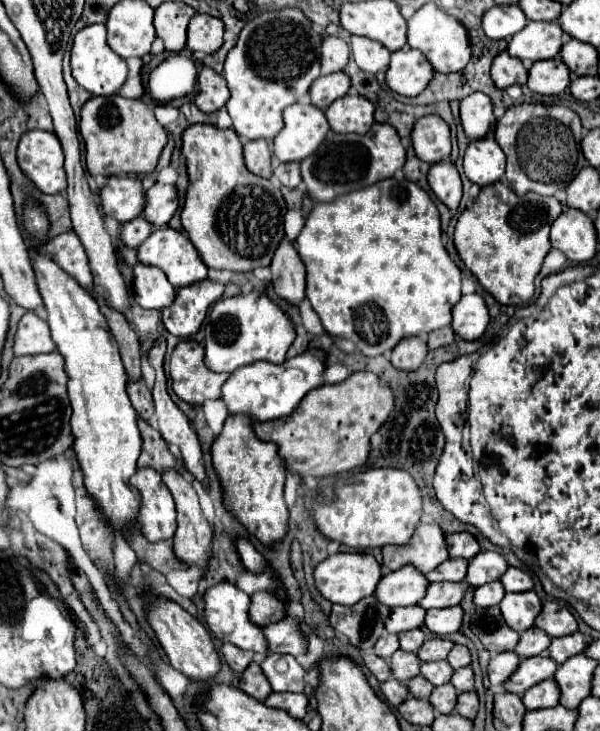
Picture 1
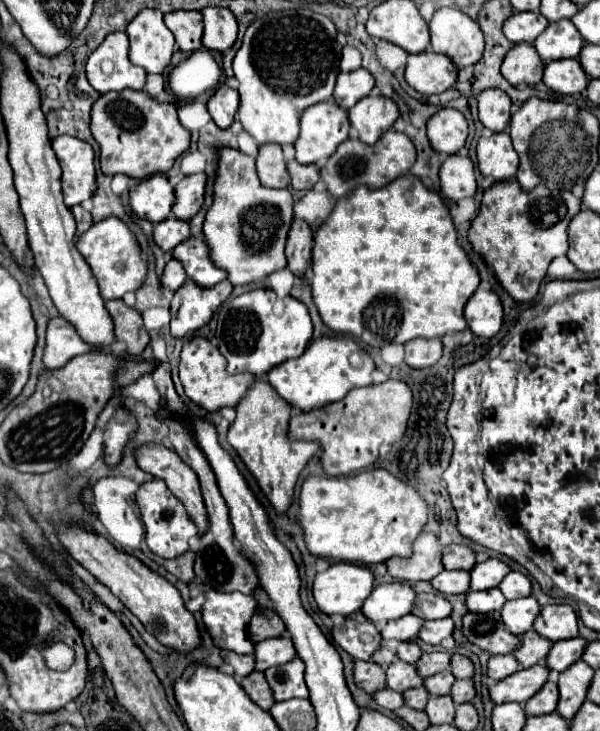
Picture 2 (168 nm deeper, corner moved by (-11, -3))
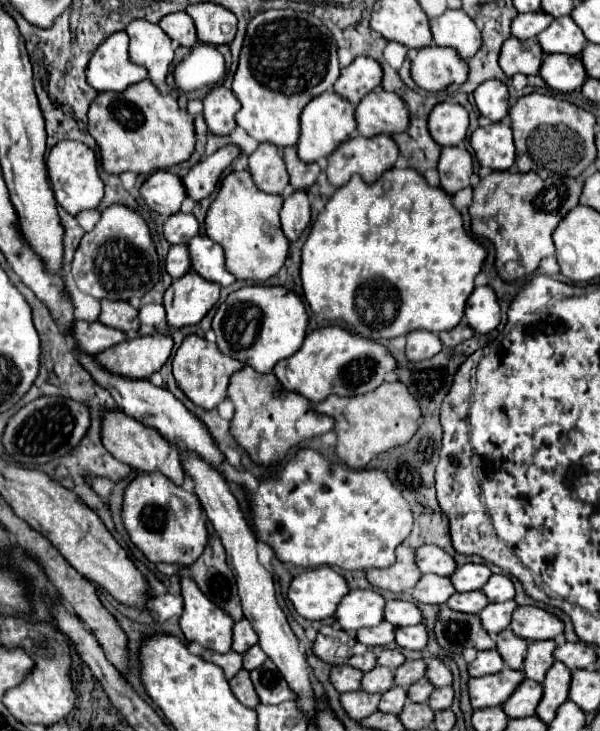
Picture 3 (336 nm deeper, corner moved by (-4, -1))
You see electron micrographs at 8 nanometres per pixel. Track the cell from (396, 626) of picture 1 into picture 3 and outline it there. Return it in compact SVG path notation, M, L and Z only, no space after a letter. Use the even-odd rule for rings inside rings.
M381 622L379 626L357 630L355 638L357 638L357 642L365 644L367 648L379 648L379 646L387 646L395 640L395 628L389 622Z

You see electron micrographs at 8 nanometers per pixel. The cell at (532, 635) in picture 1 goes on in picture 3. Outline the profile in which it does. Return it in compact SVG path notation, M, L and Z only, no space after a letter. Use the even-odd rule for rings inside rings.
M509 628L503 630L503 632L499 632L497 638L495 638L495 642L497 642L497 652L501 650L499 654L501 654L503 662L509 668L519 670L523 666L523 656L525 656L529 644L525 640L521 640L519 636L515 636L513 632L509 632Z

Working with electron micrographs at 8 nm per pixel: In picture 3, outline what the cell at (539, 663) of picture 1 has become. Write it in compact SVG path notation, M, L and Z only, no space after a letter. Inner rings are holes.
M503 668L497 674L491 676L481 676L481 678L469 678L467 688L469 688L469 702L473 708L487 708L487 706L501 706L509 692L513 692L519 682L525 676L517 670Z

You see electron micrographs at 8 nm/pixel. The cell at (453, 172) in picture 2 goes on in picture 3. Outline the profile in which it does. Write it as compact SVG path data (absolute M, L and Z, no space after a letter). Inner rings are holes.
M447 146L441 152L439 158L439 176L441 176L441 188L449 194L459 192L461 188L469 186L469 178L473 174L471 154L467 148L461 146Z

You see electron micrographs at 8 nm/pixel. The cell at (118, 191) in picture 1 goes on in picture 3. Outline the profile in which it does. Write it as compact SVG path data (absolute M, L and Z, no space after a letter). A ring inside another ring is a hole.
M157 170L141 186L141 196L149 204L149 208L159 212L163 218L169 218L171 214L179 212L183 200L187 198L187 192L179 176L167 170Z

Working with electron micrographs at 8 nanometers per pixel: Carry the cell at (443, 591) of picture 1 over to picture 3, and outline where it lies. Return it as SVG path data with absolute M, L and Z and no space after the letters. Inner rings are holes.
M389 600L385 604L383 620L393 624L395 628L399 628L399 626L413 626L413 624L421 622L421 612L419 612L419 608L413 602Z

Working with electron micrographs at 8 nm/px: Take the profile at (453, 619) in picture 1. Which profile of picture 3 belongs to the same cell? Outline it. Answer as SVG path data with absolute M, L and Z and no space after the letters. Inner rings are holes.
M423 624L395 628L395 644L401 650L423 650L427 644L427 628Z

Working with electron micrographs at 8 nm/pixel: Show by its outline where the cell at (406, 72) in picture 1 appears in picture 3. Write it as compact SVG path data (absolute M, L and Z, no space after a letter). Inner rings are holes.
M427 46L411 60L411 76L427 92L439 92L467 80L467 62L455 48Z

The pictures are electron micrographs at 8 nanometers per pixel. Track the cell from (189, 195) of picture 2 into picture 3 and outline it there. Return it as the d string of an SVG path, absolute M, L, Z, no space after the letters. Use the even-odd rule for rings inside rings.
M227 144L227 146L223 146L221 150L217 150L215 154L203 158L203 160L201 160L197 166L193 166L193 168L189 170L189 174L183 178L183 184L185 184L185 188L187 188L187 194L189 194L193 200L197 200L197 202L203 200L203 198L207 198L207 196L215 190L215 186L217 186L221 174L225 172L225 168L227 168L239 154L241 154L241 148L239 148L239 146Z

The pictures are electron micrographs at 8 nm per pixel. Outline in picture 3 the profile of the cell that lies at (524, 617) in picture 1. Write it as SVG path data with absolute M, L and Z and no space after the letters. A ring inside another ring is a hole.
M509 600L509 602L501 602L501 604L487 604L479 618L481 618L481 626L485 628L485 632L489 632L491 636L495 636L497 632L505 630L511 622L511 614L513 610L517 608L517 602L515 600Z

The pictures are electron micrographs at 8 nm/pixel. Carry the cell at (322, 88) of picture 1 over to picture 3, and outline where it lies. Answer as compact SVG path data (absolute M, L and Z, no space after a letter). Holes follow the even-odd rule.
M359 56L351 66L341 70L341 76L335 84L335 92L357 106L361 98L367 96L367 92L373 92L377 86L381 86L381 74L383 68L377 60Z

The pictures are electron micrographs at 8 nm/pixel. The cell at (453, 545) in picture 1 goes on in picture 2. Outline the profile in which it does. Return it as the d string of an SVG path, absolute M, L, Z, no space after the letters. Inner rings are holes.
M448 544L442 552L442 562L446 570L472 570L476 564L476 552L462 544Z

